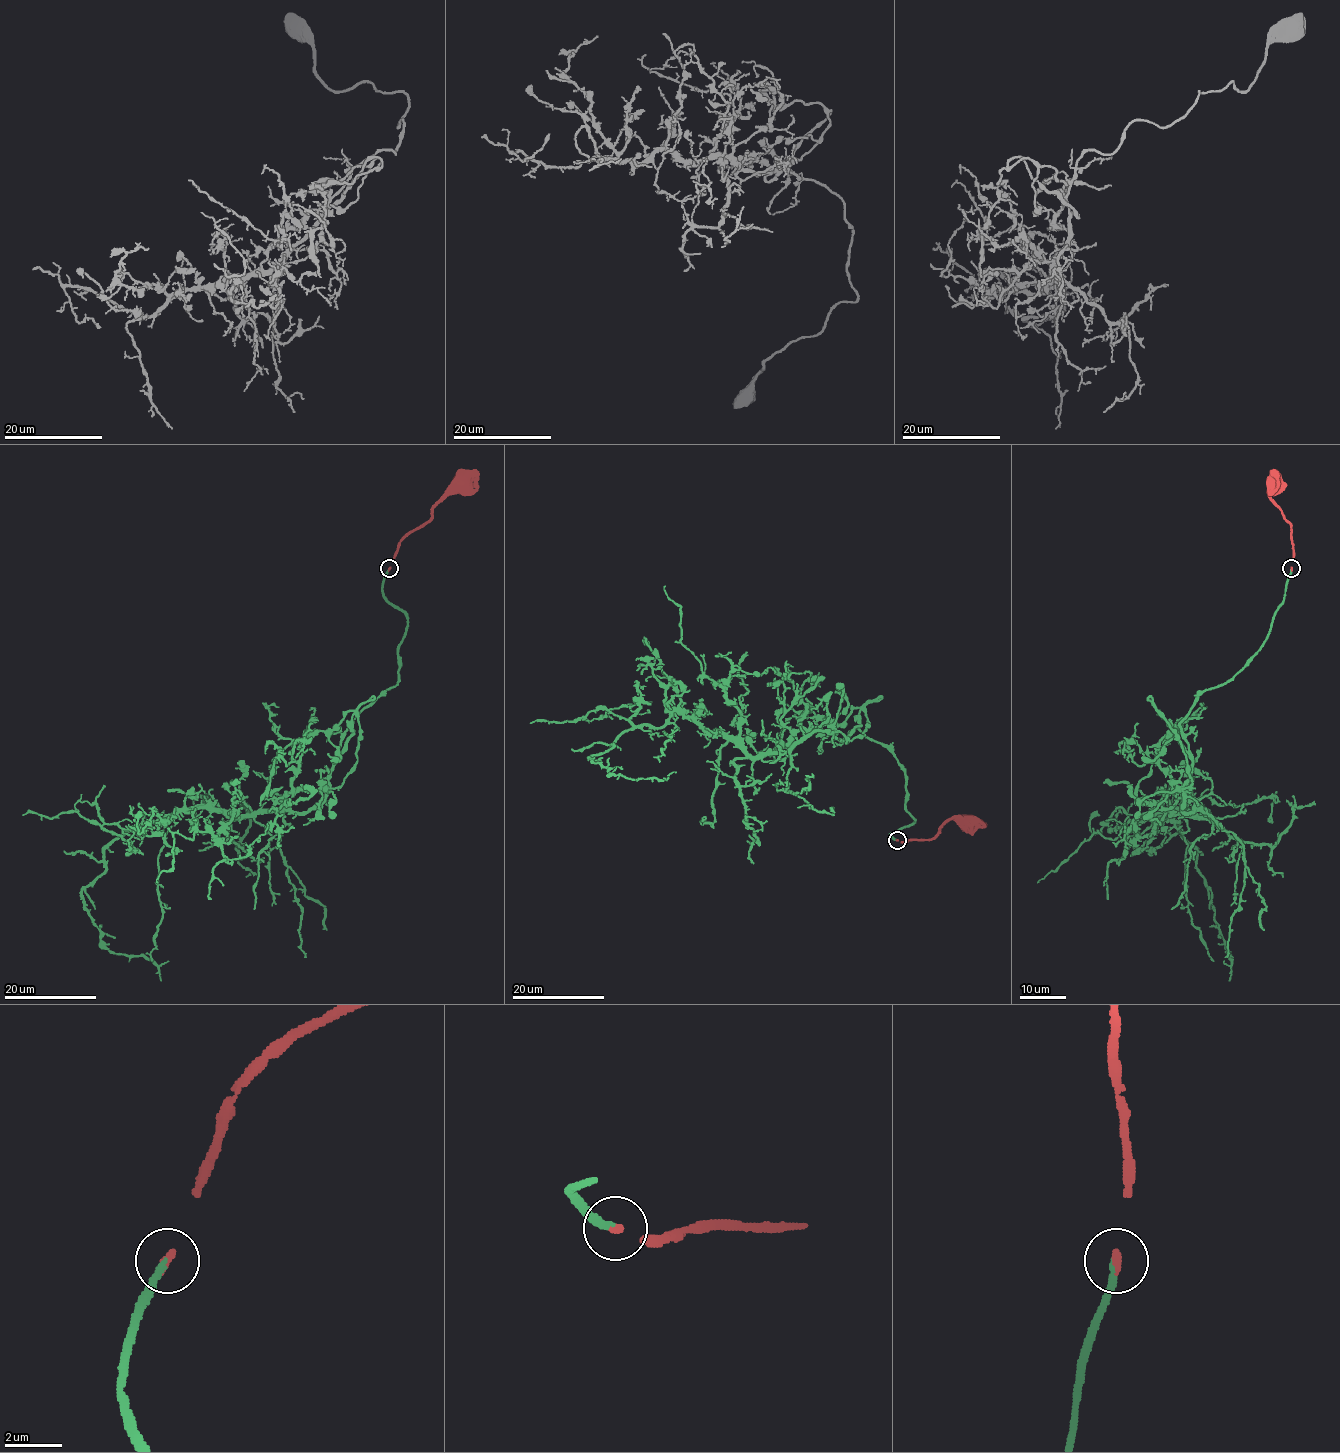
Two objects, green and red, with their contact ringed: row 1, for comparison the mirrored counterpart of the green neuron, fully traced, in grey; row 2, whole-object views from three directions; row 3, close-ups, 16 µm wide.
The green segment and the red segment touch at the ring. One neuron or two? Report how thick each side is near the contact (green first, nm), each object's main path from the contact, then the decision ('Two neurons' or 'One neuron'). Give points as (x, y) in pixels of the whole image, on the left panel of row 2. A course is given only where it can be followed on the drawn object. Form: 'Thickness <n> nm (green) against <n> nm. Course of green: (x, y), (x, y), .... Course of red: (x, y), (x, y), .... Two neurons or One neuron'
Thickness 240 nm (green) against 240 nm. Course of green: (389, 569), (398, 680), (350, 724), (320, 803), (186, 807), (104, 850), (92, 922), (160, 981). Course of red: (389, 569), (397, 545), (423, 525), (430, 518), (431, 510), (460, 484). One neuron

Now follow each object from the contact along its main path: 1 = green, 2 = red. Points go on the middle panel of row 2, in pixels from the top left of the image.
1: (896, 840), (915, 821), (903, 766), (857, 728), (749, 756), (675, 713), (590, 758), (616, 775), (668, 778)
2: (896, 840), (931, 840), (953, 818), (968, 822)

